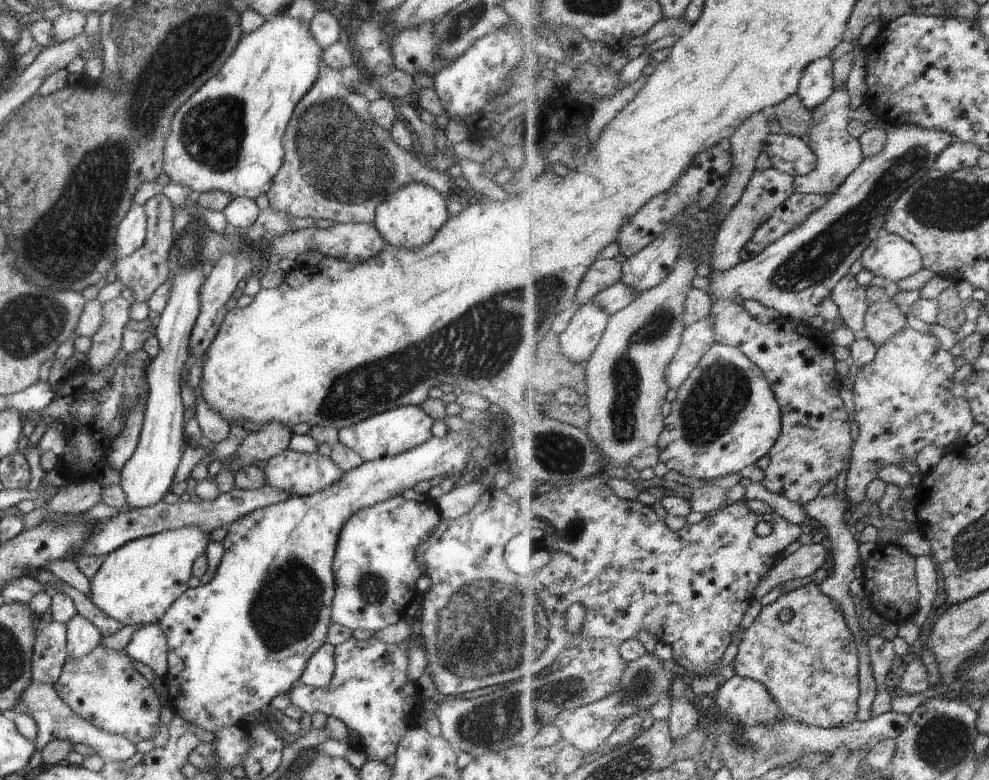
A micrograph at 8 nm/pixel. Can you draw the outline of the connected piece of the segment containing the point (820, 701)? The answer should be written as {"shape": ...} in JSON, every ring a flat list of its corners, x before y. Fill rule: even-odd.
{"shape":[[811,583,785,593,777,602,761,608,753,624,743,633,742,641,738,646,738,653,731,662,731,666,736,671,736,675,761,681,771,691,778,705,783,708,789,716,795,717,804,723,811,724,812,727,827,730,846,727,856,721,855,718,857,718,857,712,859,712,857,700,859,700,860,681,860,658,858,654,858,644,856,643,854,634,851,632,850,625,846,621,846,616,842,613,841,609,839,609,838,604,821,590,820,585]]}

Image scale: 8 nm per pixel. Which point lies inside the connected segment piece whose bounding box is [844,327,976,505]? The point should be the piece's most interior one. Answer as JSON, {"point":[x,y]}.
{"point":[903,402]}

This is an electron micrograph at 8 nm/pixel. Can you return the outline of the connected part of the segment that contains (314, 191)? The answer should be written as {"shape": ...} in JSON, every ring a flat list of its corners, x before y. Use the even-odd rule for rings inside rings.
{"shape":[[319,62,319,76,315,78,307,94,303,94,303,98,295,104,280,139,282,164,266,192,268,206,275,212,289,214,292,218,312,218,315,221,329,219,337,223,373,223,377,204,381,204,389,194,393,194,407,182,423,182,435,188,442,196,459,196,459,182,452,179,447,171,425,168,423,162,411,152,393,144,388,130,373,124,368,112,369,100,351,88,351,84,367,82,360,69,361,66,356,62,341,70,333,70,325,62]]}

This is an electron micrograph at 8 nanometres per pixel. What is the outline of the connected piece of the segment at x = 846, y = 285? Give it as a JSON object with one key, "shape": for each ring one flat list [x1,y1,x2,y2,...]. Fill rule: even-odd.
{"shape":[[847,273,845,278,837,284,833,295,843,320,860,335,865,329,866,315,871,306,868,302,867,290,867,287,861,286,855,280,855,276]]}

